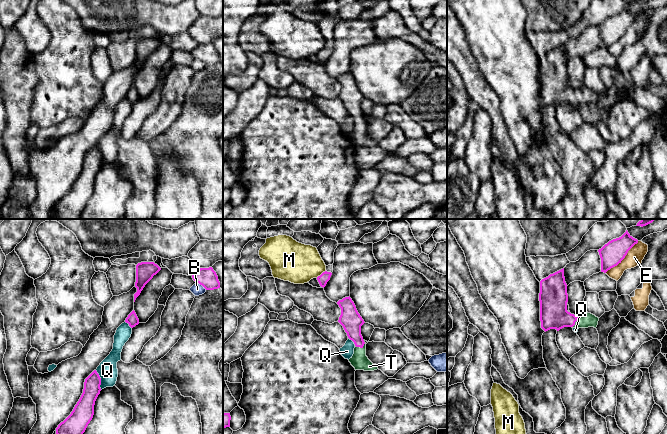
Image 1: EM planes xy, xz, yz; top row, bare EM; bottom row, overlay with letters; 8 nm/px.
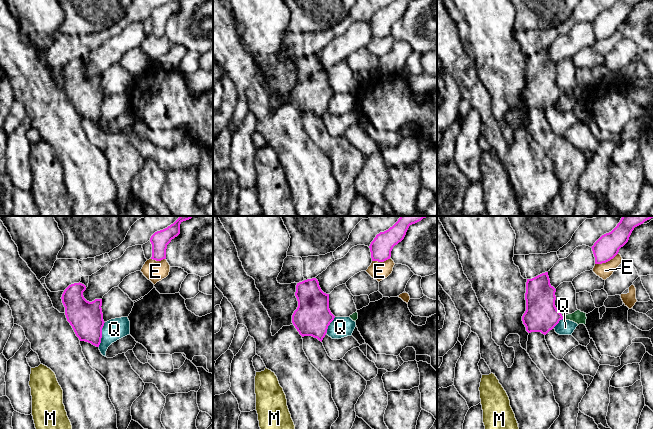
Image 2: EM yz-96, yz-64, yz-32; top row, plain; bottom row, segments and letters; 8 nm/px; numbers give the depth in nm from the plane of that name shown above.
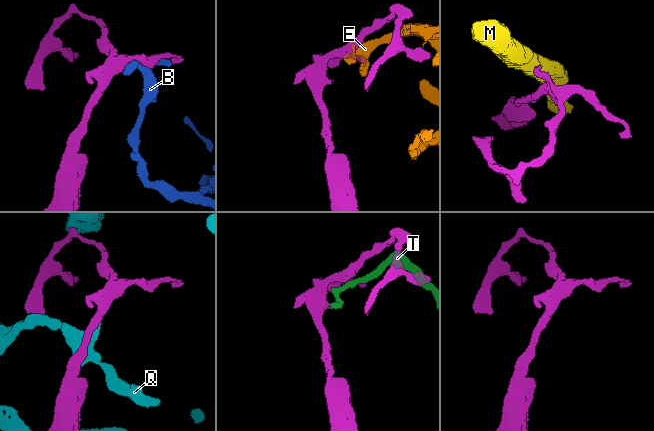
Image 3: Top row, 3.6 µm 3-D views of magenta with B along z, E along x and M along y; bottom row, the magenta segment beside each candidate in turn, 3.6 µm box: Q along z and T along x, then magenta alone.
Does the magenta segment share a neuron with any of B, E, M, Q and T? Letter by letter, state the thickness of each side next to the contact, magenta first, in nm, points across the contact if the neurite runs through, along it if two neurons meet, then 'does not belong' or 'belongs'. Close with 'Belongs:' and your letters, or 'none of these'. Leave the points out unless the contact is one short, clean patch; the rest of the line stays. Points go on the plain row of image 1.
B: 160 nm thick on the magenta side, 90 nm on the other; does not belong
E: 190 nm thick on the magenta side, 140 nm on the other; border along yz (638, 17), (616, 41), (605, 48); does not belong
M: 80 nm thick on the magenta side, 320 nm on the other; border along xz (325, 46), (316, 53); does not belong
Q: 140 nm thick on the magenta side, 160 nm on the other; does not belong
T: 220 nm thick on the magenta side, 120 nm on the other; runs through yz (553, 75), (570, 96), (576, 96), (586, 95); belongs
Belongs: T

